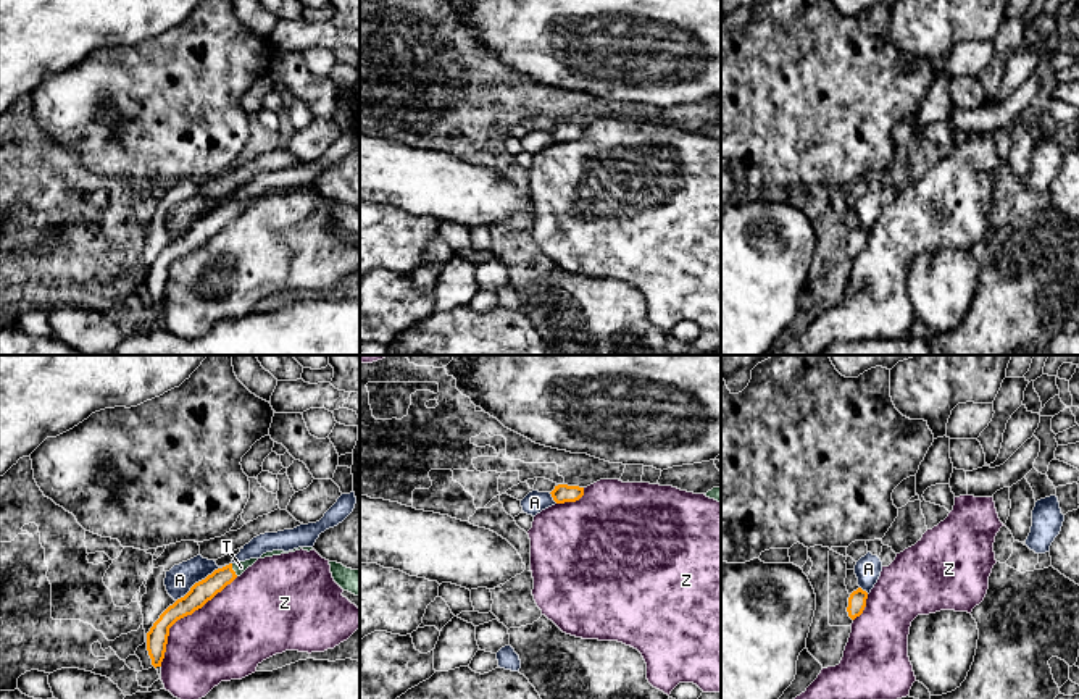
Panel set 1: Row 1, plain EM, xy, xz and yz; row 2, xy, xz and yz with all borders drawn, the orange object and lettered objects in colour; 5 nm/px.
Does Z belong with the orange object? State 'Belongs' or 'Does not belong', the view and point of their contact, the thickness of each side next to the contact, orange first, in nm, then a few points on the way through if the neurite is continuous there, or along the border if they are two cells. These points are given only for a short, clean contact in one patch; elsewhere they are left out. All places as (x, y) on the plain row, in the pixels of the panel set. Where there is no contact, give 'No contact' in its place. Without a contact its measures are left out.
Does not belong. Touches orange at xy (184, 254). Thickness 110 nm (orange) against 400 nm

